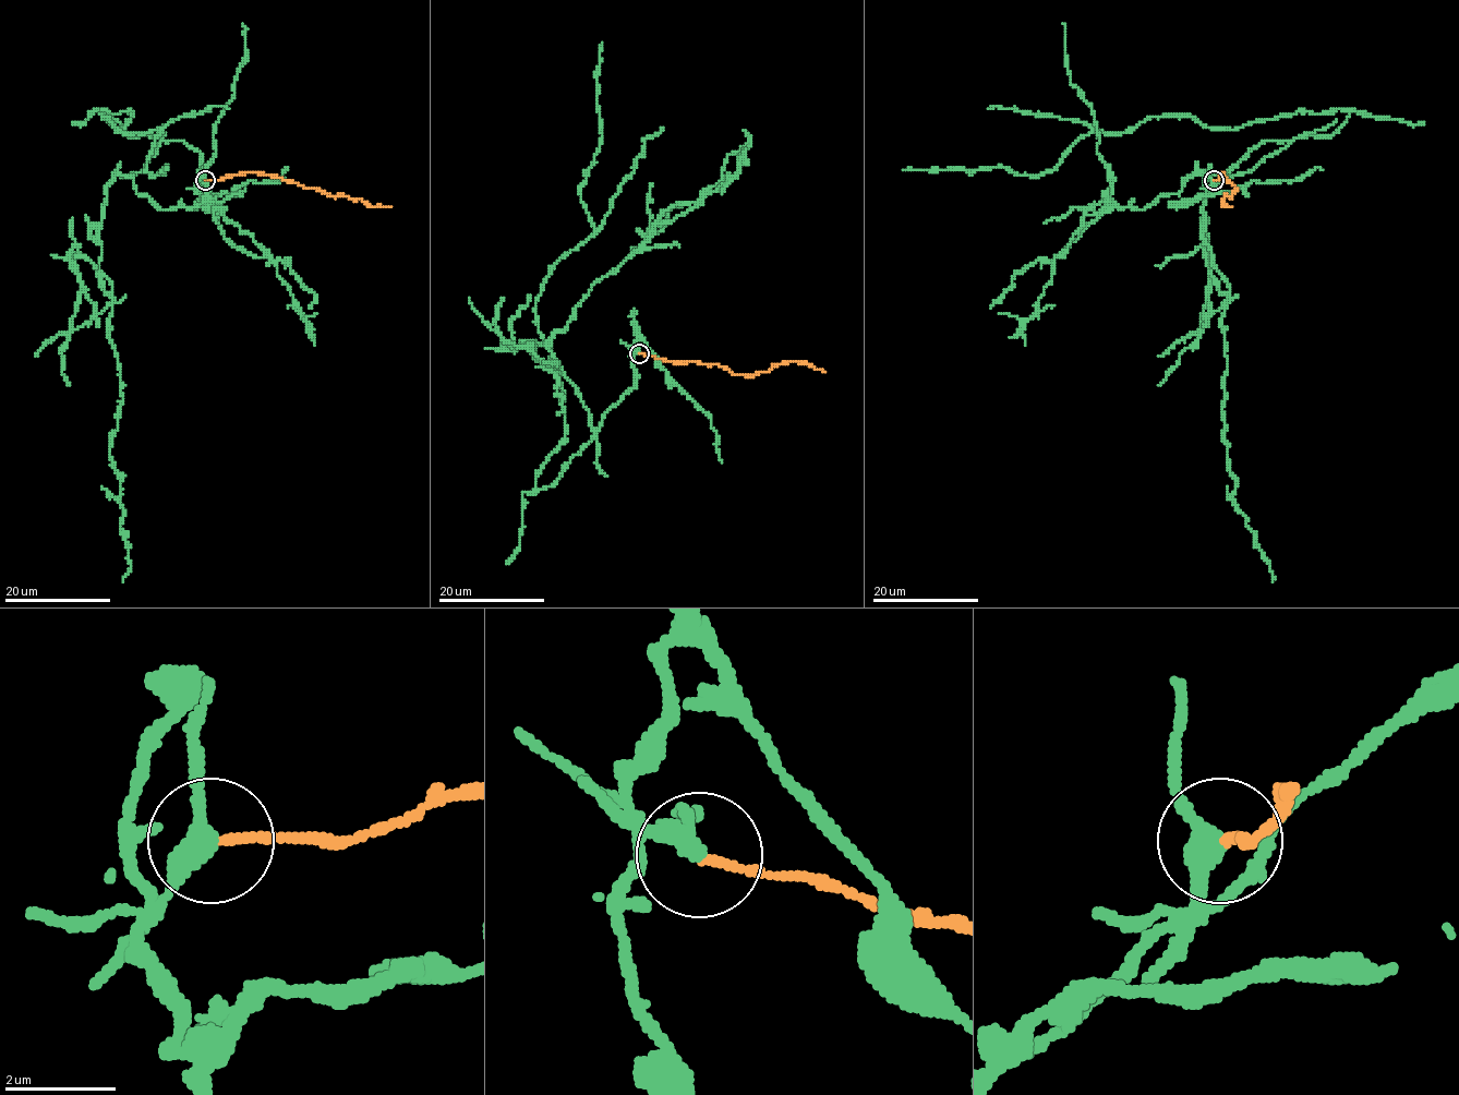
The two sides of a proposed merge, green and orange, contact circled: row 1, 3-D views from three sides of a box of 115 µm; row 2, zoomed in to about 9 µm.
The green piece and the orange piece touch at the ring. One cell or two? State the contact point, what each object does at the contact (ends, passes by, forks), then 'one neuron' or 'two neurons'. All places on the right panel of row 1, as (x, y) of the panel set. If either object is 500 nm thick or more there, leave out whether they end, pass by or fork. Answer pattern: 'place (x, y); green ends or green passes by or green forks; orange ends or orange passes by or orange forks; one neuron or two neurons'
place (1214, 180); green passes by; orange ends; two neurons

